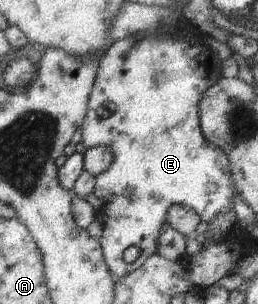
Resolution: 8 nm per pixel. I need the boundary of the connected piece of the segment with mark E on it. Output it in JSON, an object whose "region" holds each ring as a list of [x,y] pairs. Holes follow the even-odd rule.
{"region":[[[186,21],[185,24],[167,25],[154,32],[140,32],[135,36],[115,41],[113,46],[100,60],[96,86],[88,104],[88,115],[82,126],[82,142],[87,146],[104,146],[114,154],[113,164],[95,176],[93,194],[101,201],[101,214],[104,219],[103,232],[99,238],[104,248],[106,263],[116,278],[126,277],[144,266],[145,261],[156,253],[157,241],[161,230],[168,222],[168,212],[175,205],[189,205],[195,209],[203,221],[208,224],[235,208],[235,182],[230,172],[230,160],[222,148],[208,141],[201,128],[200,102],[204,94],[221,76],[223,57],[203,44],[207,42]],[[192,31],[198,37],[198,44],[189,44],[185,40],[187,32]],[[129,246],[137,246],[141,251],[133,263],[123,260],[123,254]]]}

